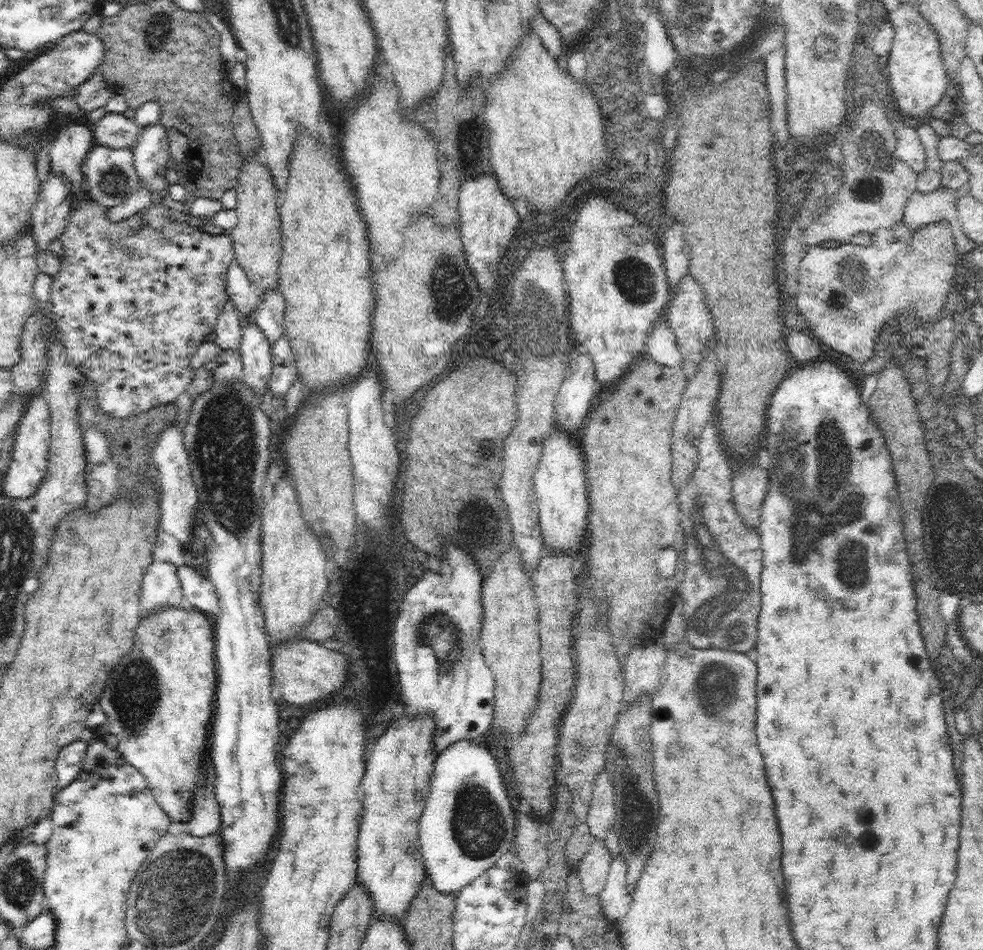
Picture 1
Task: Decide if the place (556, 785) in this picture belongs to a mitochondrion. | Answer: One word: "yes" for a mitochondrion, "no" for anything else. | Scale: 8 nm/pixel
no

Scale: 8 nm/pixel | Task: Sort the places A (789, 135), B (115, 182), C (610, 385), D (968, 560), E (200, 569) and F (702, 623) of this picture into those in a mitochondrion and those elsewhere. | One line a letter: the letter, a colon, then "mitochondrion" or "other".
A: other
B: mitochondrion
C: other
D: mitochondrion
E: other
F: mitochondrion

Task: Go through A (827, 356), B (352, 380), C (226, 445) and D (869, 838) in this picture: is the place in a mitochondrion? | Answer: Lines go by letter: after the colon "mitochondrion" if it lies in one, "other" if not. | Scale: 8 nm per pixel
A: other
B: other
C: mitochondrion
D: mitochondrion

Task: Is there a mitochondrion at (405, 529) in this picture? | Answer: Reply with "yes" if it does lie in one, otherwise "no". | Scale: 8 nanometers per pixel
no

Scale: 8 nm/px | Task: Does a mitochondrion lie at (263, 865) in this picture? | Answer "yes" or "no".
no

